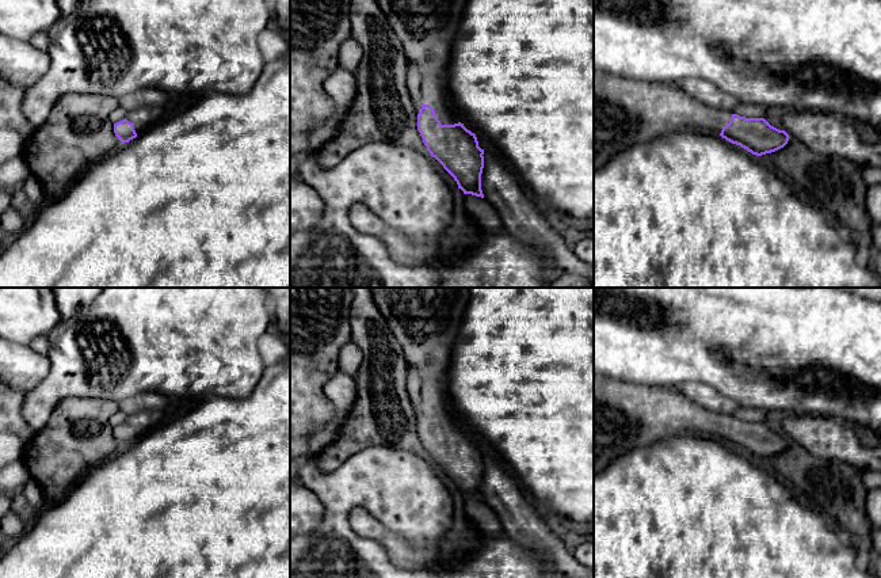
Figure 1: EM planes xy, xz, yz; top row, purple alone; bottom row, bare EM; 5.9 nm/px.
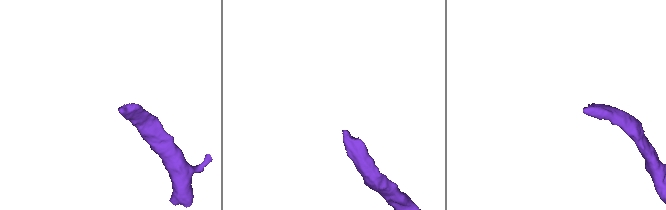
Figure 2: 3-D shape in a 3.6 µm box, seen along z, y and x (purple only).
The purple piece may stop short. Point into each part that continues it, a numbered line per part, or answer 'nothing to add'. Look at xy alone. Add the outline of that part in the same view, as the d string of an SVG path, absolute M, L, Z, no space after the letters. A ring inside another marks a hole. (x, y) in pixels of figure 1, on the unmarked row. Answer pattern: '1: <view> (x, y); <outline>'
1: xy (145, 421); M148 410L136 415L129 415L126 423L133 427L136 437L141 437L152 430L156 425L161 423L163 412L159 410Z

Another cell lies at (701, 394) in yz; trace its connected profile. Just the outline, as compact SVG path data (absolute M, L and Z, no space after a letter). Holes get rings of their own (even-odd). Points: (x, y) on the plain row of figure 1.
M703 383L676 384L674 389L701 407L721 415L732 415L739 407L733 400Z

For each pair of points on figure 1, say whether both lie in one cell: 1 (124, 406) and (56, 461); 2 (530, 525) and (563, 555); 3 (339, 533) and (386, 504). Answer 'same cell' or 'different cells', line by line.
1: different cells
2: same cell
3: same cell

